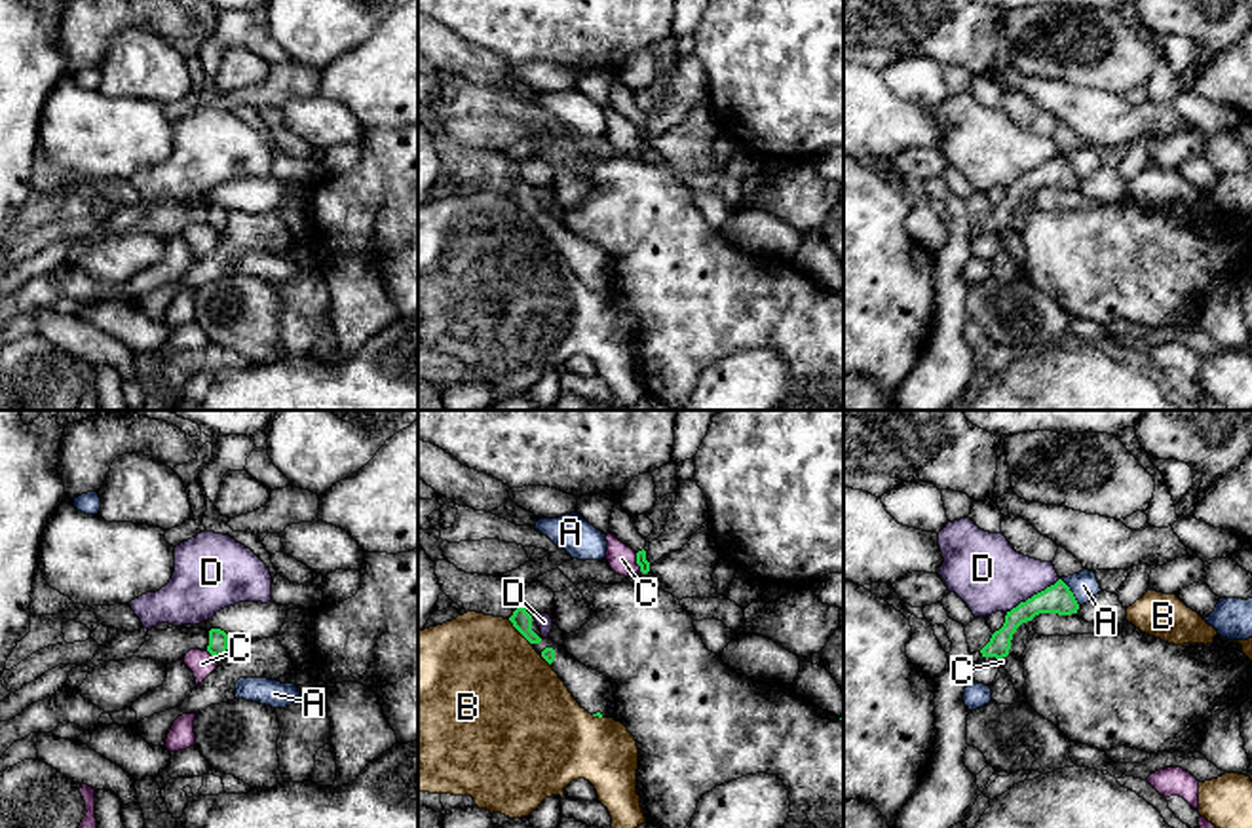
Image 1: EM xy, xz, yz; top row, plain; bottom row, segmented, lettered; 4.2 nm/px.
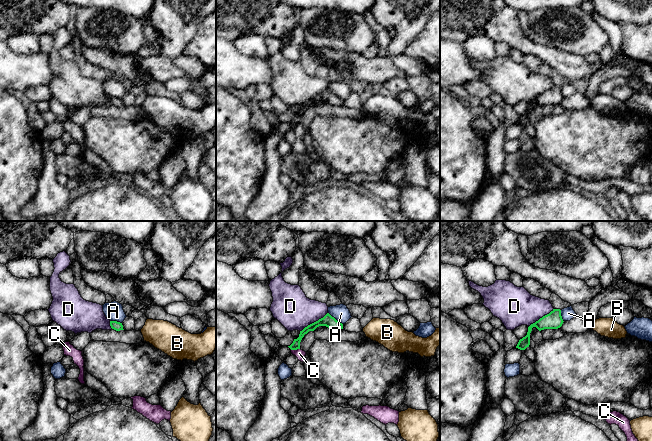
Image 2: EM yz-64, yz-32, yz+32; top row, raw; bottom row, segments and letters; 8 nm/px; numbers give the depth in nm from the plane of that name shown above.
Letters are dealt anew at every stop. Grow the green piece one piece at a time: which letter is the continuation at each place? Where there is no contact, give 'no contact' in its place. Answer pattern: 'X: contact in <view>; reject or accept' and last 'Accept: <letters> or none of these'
A: contact in yz; reject
B: contact in xz; reject
C: contact in xz; reject
D: contact in yz; reject
Accept: none of these

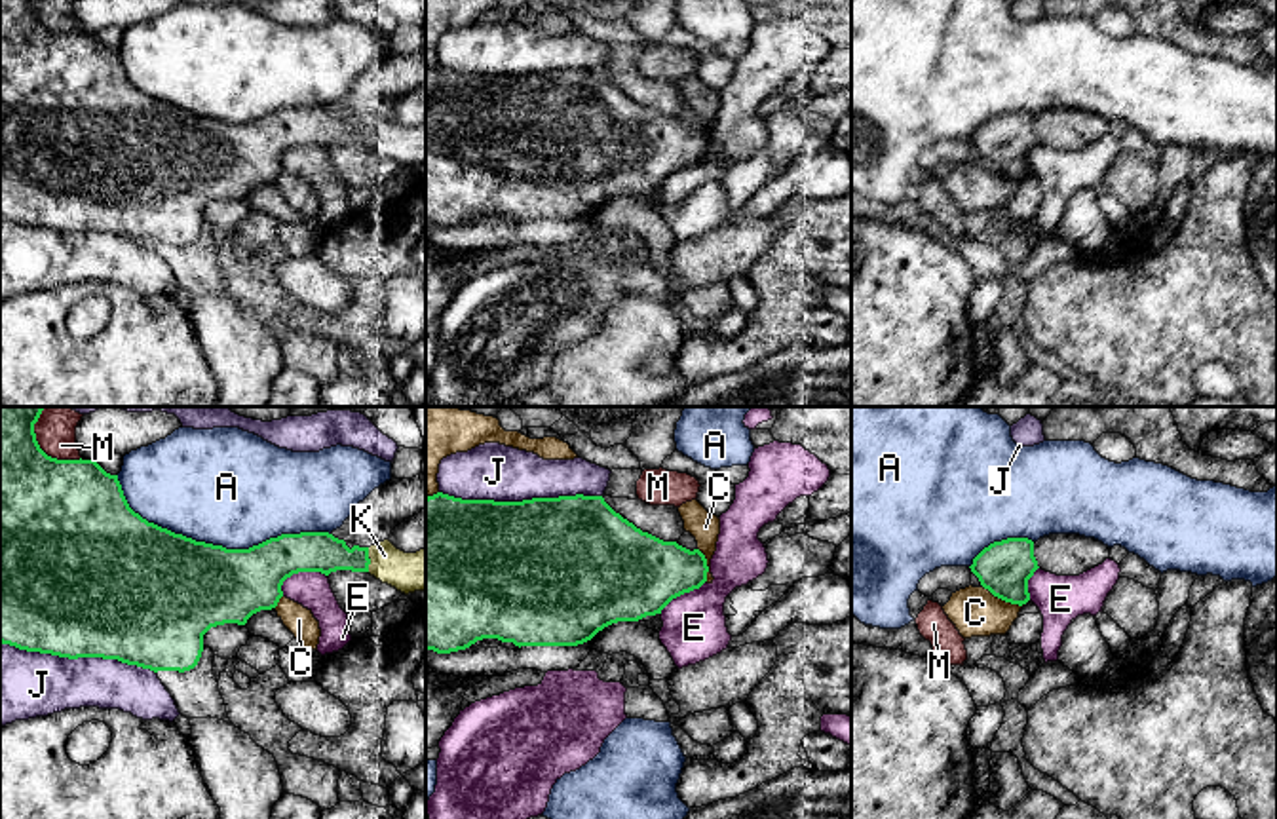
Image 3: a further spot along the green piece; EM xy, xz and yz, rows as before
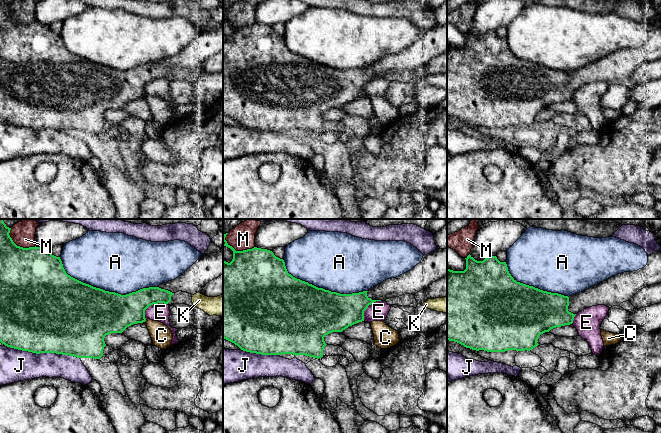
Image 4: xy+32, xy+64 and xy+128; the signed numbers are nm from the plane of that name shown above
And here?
A: contact in xy; reject
C: contact in yz; reject
E: contact in xy; reject
J: contact in xz; reject
K: contact in xy; accept
M: contact in xy; reject
Accept: K

